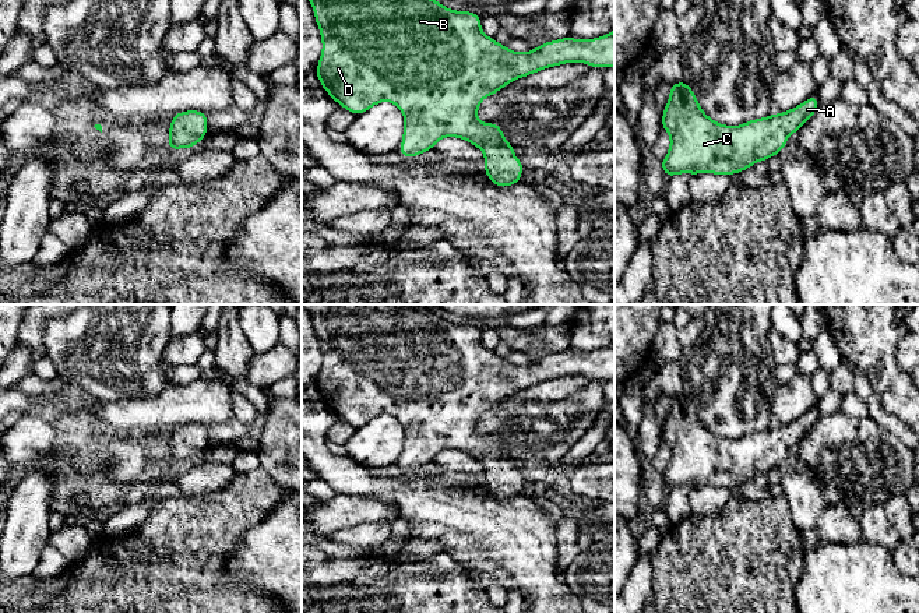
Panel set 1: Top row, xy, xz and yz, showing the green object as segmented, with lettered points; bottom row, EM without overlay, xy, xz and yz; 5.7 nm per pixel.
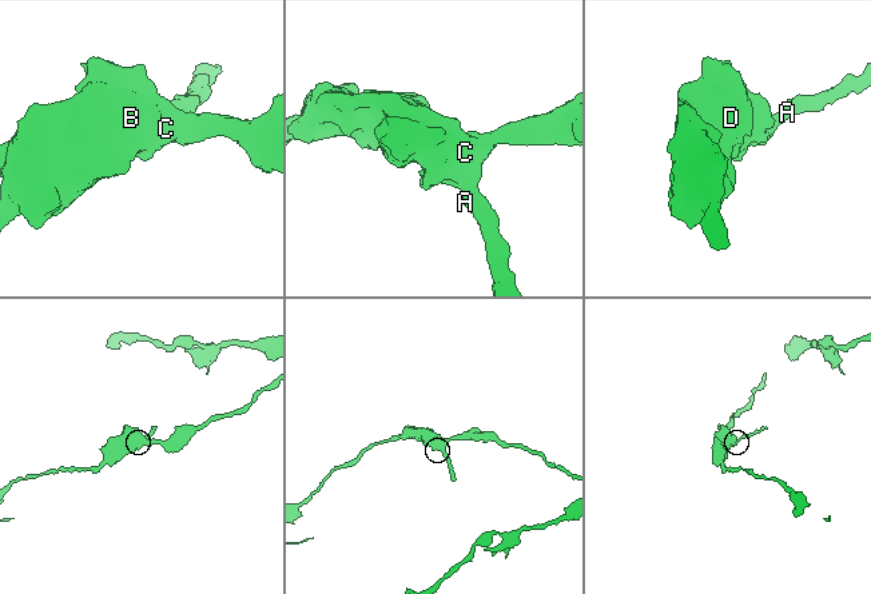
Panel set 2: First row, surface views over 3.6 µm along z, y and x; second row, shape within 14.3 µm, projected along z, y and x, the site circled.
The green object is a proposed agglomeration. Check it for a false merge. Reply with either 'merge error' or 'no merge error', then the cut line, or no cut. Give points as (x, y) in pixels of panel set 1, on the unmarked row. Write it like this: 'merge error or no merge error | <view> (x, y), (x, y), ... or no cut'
no merge error | no cut

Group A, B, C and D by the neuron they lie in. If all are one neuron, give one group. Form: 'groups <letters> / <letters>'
groups A B C D

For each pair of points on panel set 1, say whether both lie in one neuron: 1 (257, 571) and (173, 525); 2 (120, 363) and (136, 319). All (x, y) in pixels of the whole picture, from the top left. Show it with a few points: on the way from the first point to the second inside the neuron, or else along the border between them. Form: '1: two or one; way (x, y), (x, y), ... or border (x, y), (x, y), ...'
1: two; border (247, 528), (225, 564), (225, 578), (228, 581)
2: one; way (120, 352), (120, 334), (125, 330)

